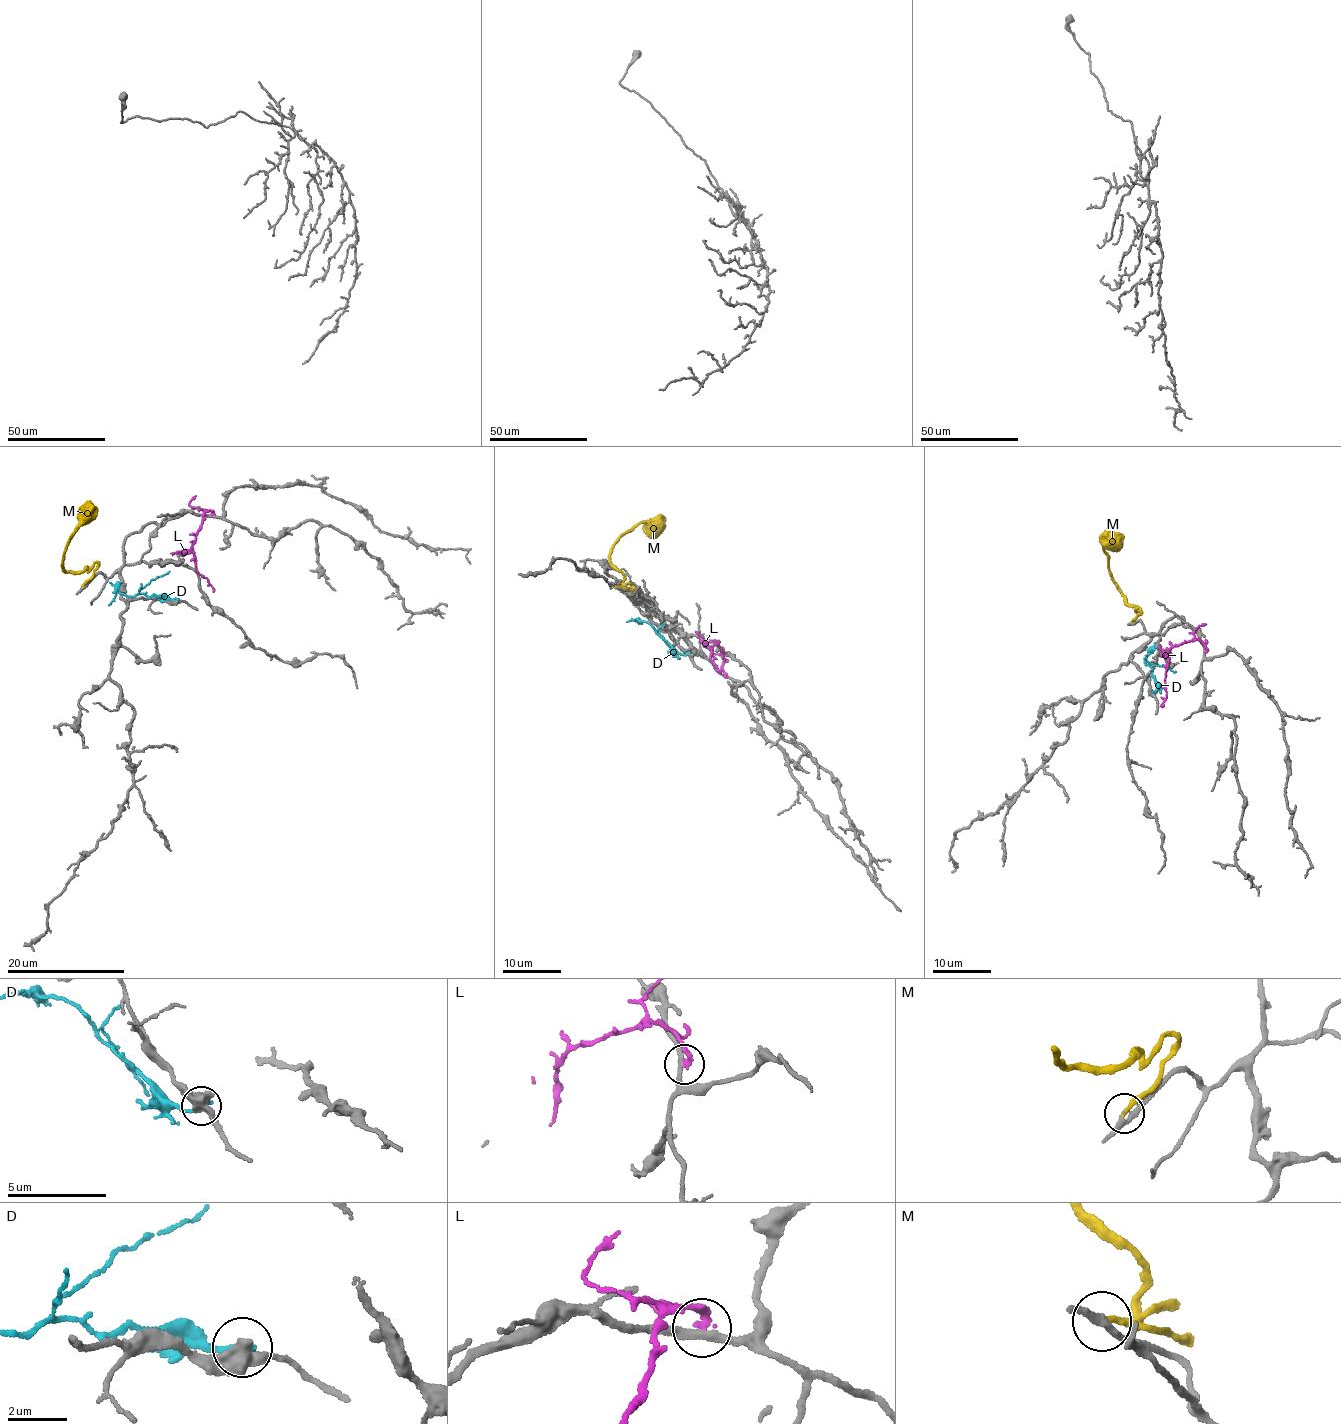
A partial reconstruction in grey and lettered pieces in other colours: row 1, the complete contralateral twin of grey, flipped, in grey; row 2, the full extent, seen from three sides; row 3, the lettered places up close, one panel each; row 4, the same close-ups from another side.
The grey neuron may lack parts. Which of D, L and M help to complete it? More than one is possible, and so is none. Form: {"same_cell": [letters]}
{"same_cell": ["M"]}

